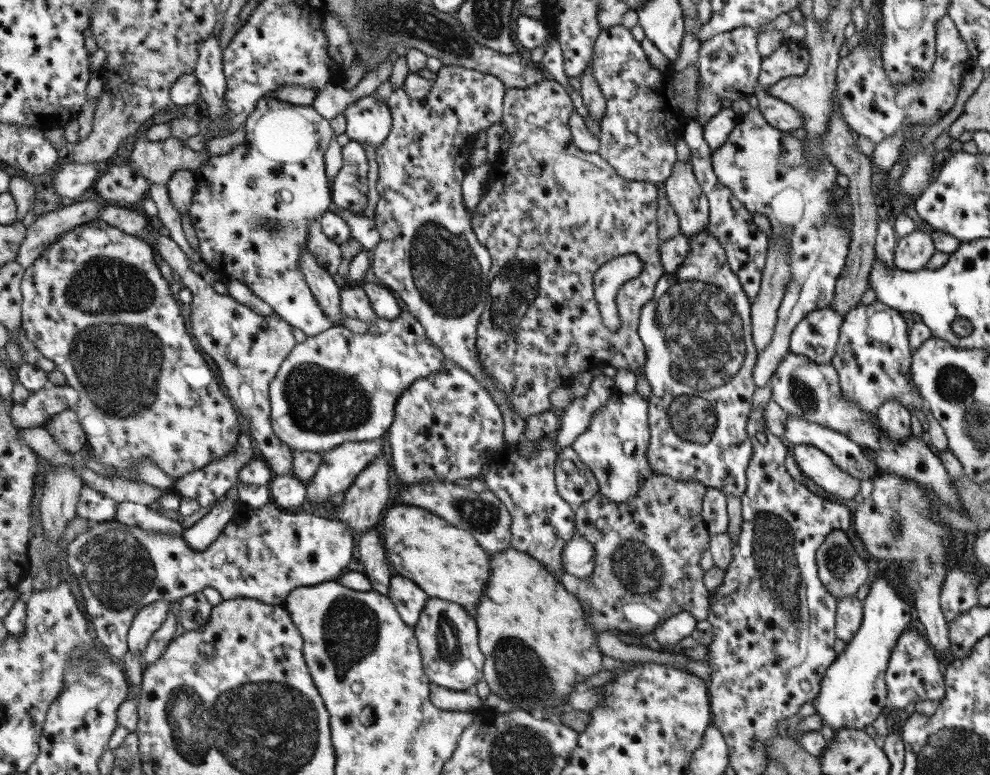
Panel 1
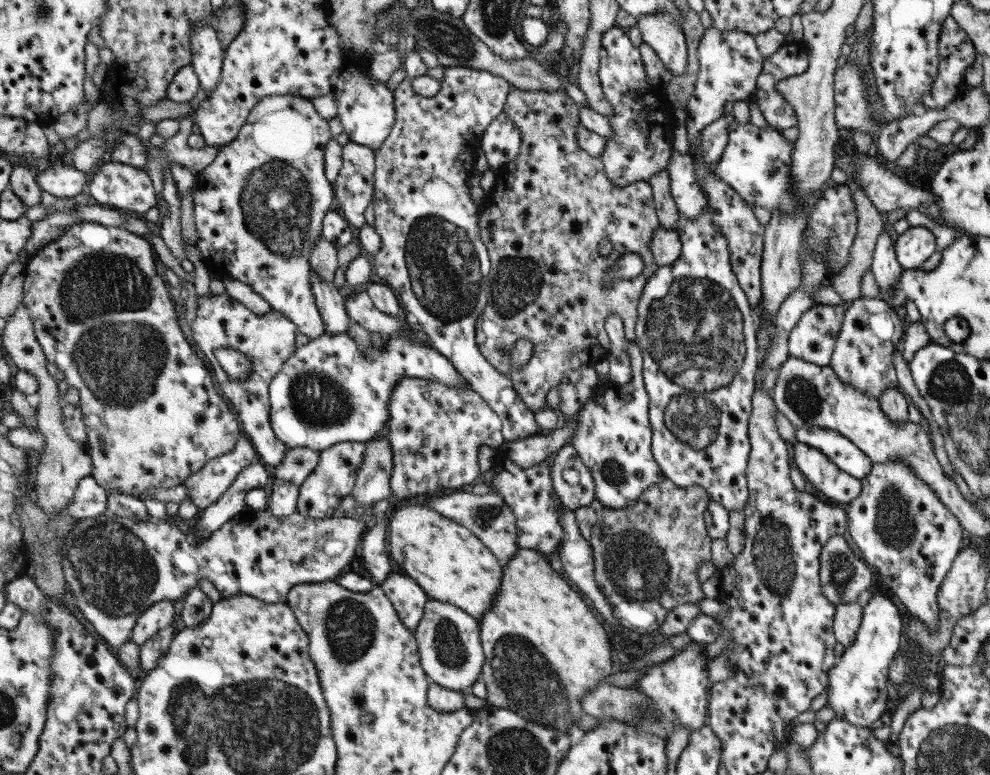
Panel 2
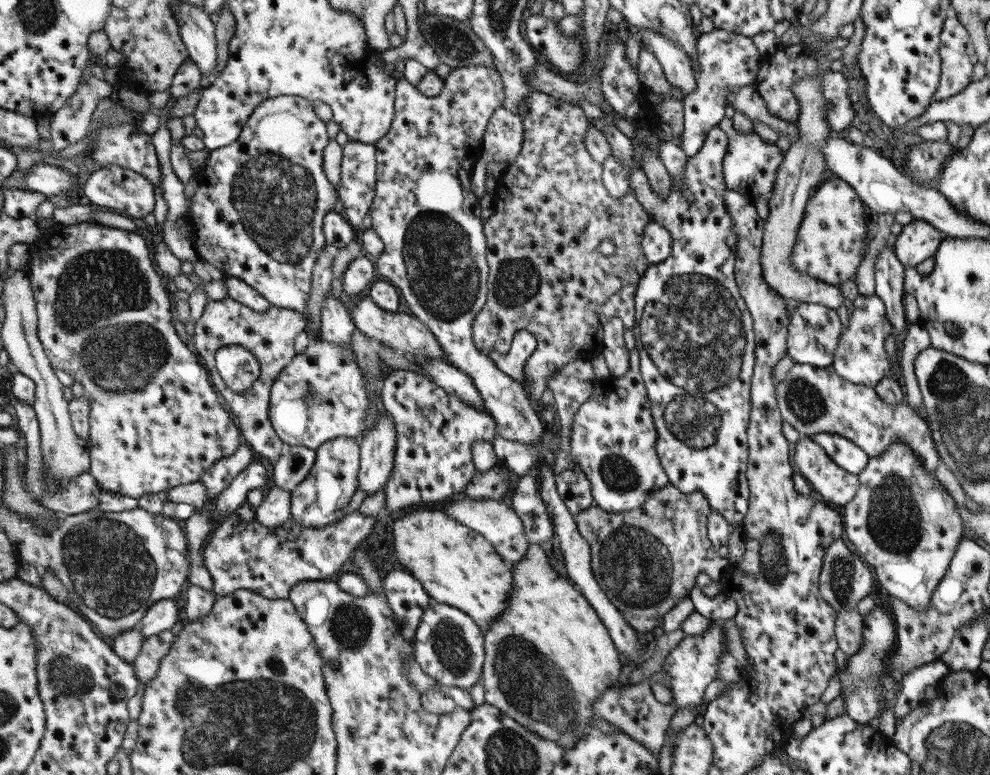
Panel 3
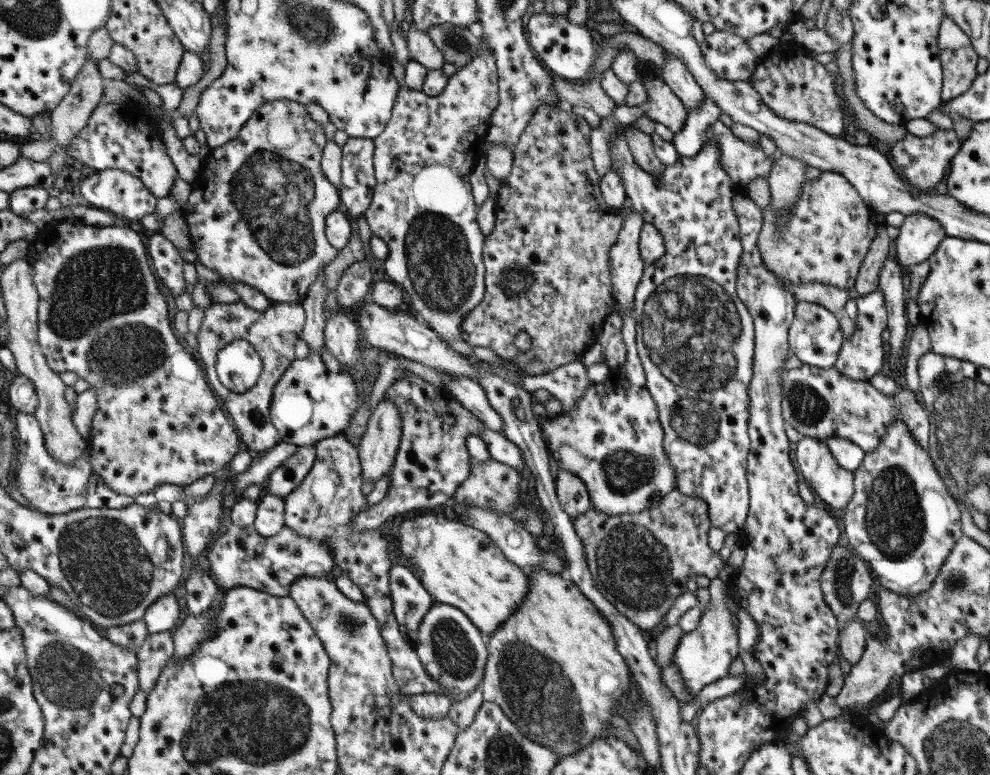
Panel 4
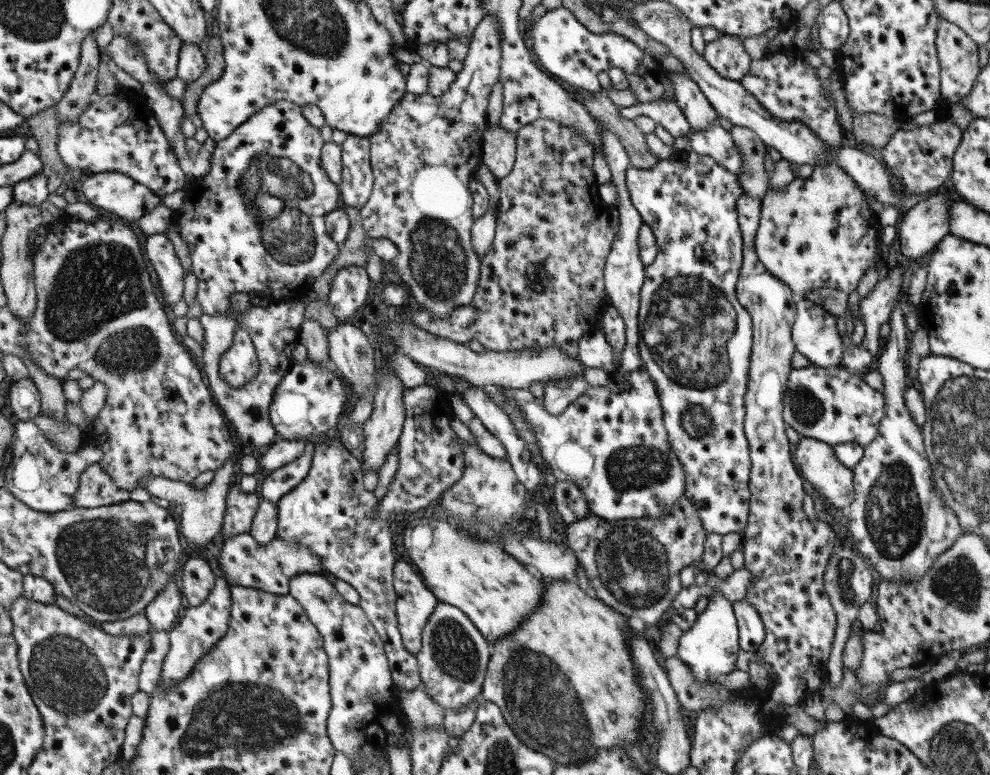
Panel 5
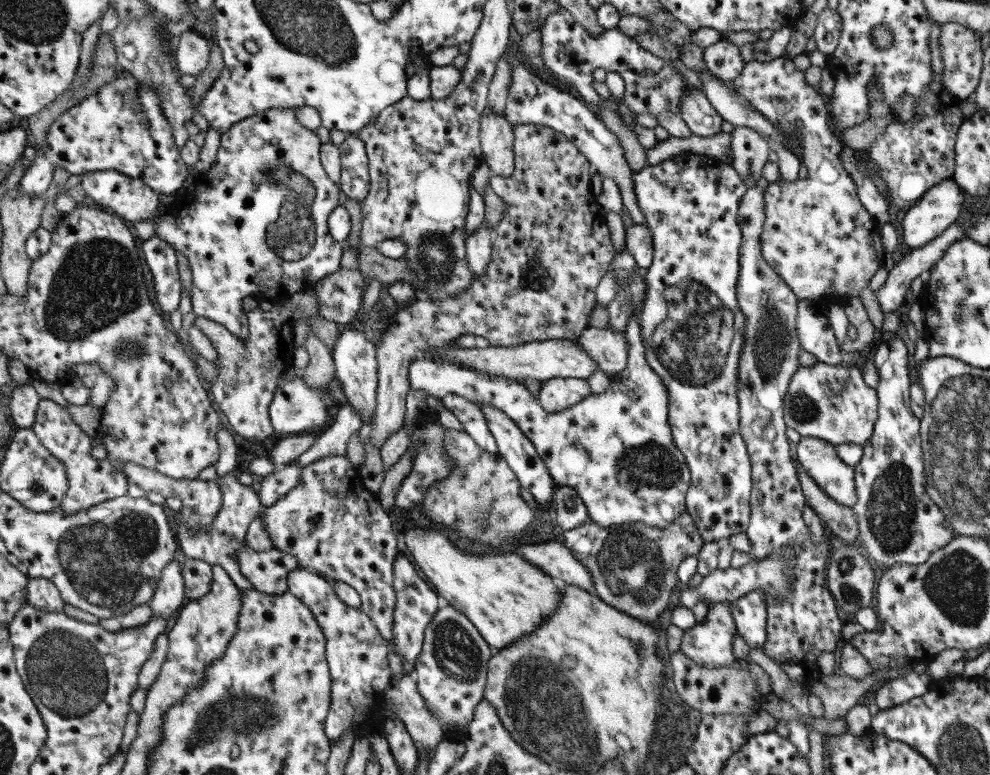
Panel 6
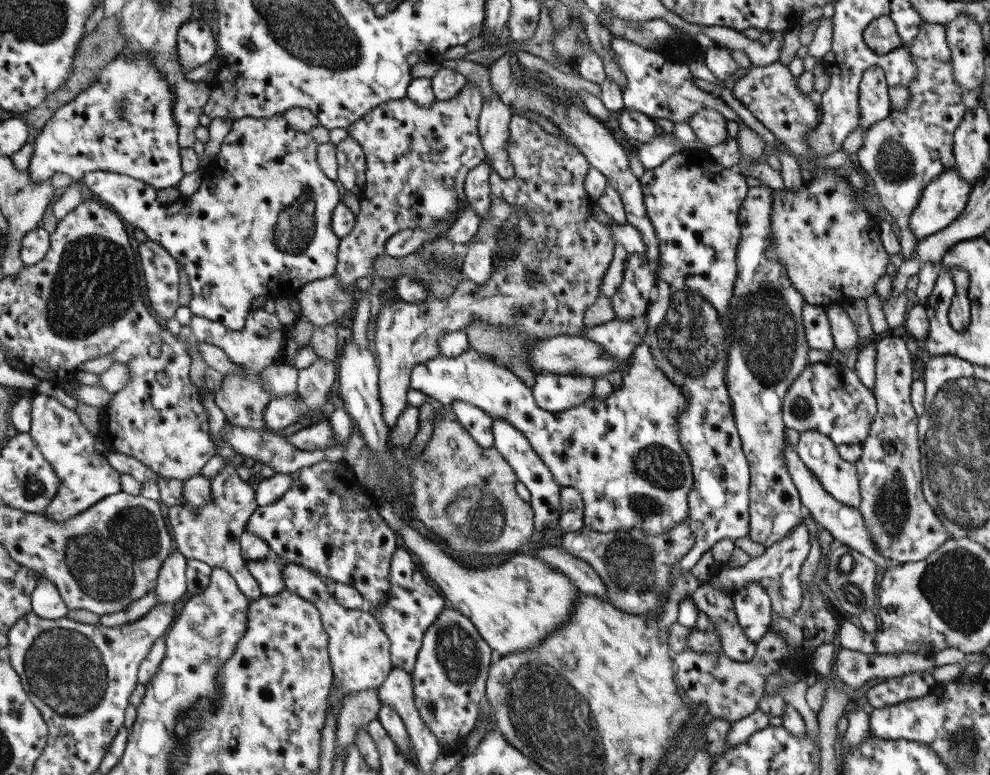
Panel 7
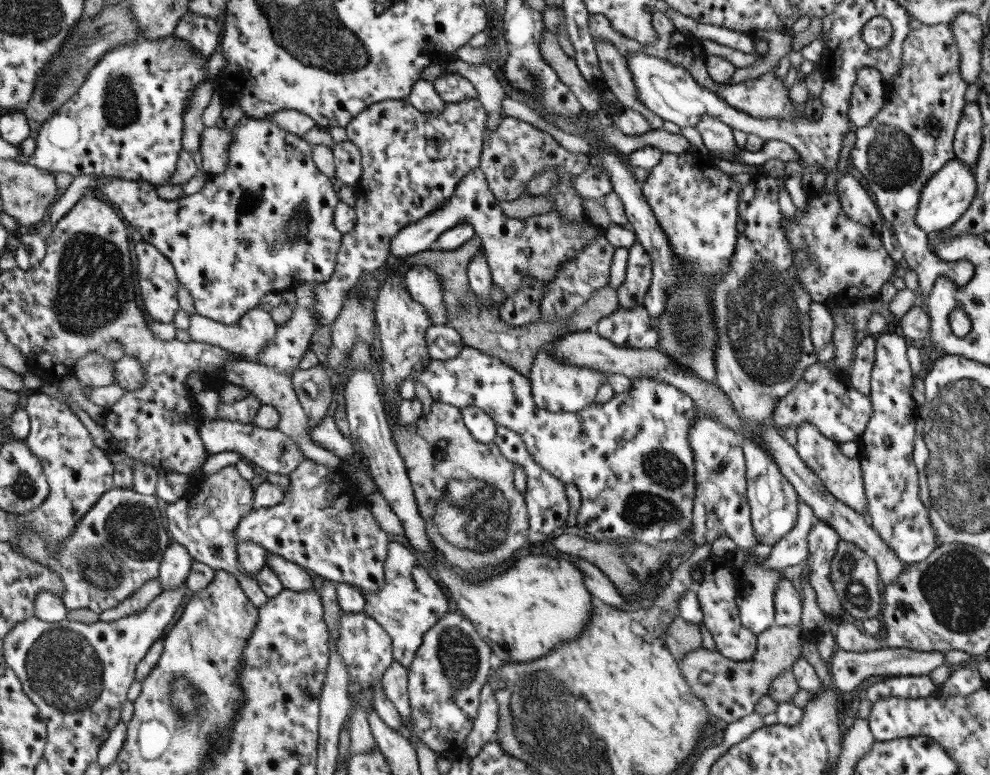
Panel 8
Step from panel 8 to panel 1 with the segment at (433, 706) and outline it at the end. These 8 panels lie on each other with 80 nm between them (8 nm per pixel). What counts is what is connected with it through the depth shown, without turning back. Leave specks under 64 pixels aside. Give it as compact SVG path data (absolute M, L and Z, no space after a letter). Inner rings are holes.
M430 597L414 632L431 682L449 690L472 691L475 684L484 678L486 654L480 644L478 620L463 605Z

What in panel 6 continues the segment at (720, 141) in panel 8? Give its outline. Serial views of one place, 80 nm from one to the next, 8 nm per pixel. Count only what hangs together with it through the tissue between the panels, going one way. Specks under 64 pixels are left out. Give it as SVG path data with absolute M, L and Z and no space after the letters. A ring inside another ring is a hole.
M694 87L688 88L680 100L679 114L692 134L707 138L720 131L722 118L706 96Z

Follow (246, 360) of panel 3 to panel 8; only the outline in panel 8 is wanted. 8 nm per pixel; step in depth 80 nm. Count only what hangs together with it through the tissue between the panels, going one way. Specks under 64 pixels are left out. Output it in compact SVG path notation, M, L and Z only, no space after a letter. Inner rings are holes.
M244 115L235 127L233 127L235 140L231 143L229 162L226 171L222 175L213 177L212 173L206 173L207 179L204 186L197 193L185 195L175 200L164 200L159 198L155 185L145 181L127 180L117 176L98 175L100 184L97 188L107 196L107 198L119 207L123 218L130 222L143 237L143 241L155 245L175 266L178 274L179 283L189 290L193 297L195 312L197 314L208 316L217 322L235 326L239 324L247 313L258 309L261 300L273 292L282 295L287 292L287 288L298 292L305 283L327 283L334 276L338 264L338 254L342 247L344 234L335 224L336 207L340 203L337 197L338 183L335 179L328 177L314 161L314 147L312 144L304 140L301 135L293 134L278 124L271 122L269 119L255 119Z

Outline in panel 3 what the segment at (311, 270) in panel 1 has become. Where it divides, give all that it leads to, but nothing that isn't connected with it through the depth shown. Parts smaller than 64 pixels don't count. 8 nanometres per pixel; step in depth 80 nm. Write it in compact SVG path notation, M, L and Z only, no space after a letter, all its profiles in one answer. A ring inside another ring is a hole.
M329 293L323 303L319 338L333 344L349 344L355 329L354 318L347 312L343 302Z

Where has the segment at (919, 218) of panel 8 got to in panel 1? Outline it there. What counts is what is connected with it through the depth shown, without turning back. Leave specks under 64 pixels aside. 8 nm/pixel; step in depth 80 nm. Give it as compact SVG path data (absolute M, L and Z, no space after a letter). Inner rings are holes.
M916 228L913 232L909 232L907 236L897 239L894 248L894 268L905 272L924 269L934 251L928 232Z

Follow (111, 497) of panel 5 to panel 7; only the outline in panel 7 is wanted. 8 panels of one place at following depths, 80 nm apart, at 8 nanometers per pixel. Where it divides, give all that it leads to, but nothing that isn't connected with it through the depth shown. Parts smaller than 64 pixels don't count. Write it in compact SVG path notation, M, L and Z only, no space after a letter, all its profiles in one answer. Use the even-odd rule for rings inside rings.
M38 392L31 405L33 414L30 433L60 478L55 498L41 513L57 522L67 522L108 496L123 491L121 472L111 466L107 454L98 451L96 436L87 428L76 410L69 410L57 398L43 396Z

